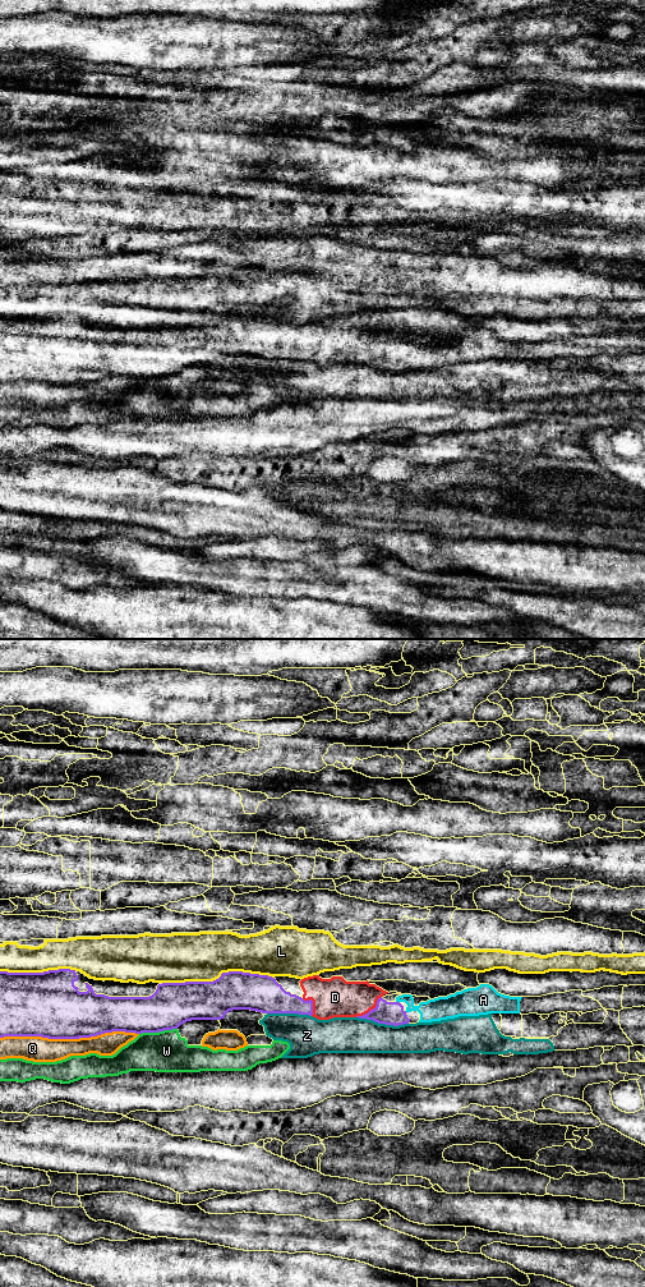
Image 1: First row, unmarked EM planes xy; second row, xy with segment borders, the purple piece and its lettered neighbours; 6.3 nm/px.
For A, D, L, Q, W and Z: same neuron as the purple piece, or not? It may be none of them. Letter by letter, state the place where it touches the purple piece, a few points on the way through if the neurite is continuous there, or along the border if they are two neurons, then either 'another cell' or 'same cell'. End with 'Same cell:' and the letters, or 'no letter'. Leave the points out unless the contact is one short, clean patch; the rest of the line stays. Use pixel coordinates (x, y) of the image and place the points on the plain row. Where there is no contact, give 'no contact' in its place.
A: meets purple in xy at (397, 348); runs through xy (386, 358), (397, 348), (434, 355); same cell
D: meets purple in xy at (371, 355); same cell
L: meets purple in xy at (219, 323); another cell
Q: meets purple in xy at (69, 384); another cell
W: meets purple in xy at (157, 377); another cell
Z: meets purple in xy at (382, 368); another cell
Same cell: A, D

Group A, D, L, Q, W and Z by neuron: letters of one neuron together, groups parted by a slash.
A D / L / Q Z / W

